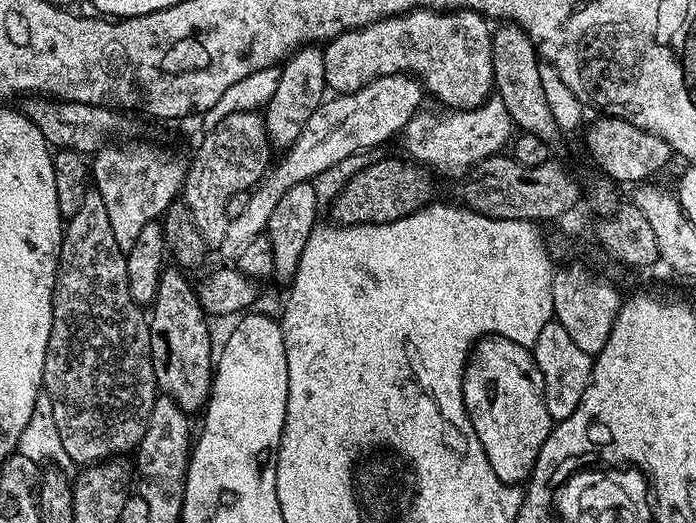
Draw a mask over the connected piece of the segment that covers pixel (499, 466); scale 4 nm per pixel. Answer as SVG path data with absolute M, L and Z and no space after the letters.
M485 336L476 341L464 365L464 381L462 382L464 409L474 426L474 434L478 434L478 442L482 442L482 450L498 478L507 484L523 485L534 470L534 462L538 462L538 454L542 450L542 442L551 434L554 422L546 410L544 383L542 374L536 365L536 357L525 345L501 336Z

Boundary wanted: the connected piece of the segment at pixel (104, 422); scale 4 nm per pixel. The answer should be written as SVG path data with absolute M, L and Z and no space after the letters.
M89 190L82 206L78 206L78 214L67 217L64 224L64 241L60 243L60 260L56 264L56 285L52 287L52 325L50 326L50 342L46 346L46 362L44 363L43 391L54 406L54 422L58 426L58 434L62 438L62 450L66 450L69 461L76 466L99 464L105 460L123 457L123 452L131 453L140 447L140 439L146 434L146 426L150 422L150 410L154 406L158 389L154 378L154 366L150 354L150 330L148 316L141 305L130 298L130 282L126 276L128 257L114 239L114 230L110 226L110 217L106 214L106 202L102 202L102 194Z

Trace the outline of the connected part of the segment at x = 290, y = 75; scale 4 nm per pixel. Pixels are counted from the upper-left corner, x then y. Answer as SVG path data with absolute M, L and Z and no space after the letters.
M305 46L293 52L283 61L278 78L278 90L272 92L262 115L268 140L273 149L287 150L302 134L302 126L310 119L310 114L318 110L318 106L326 99L326 66L324 65L324 50L320 46Z

